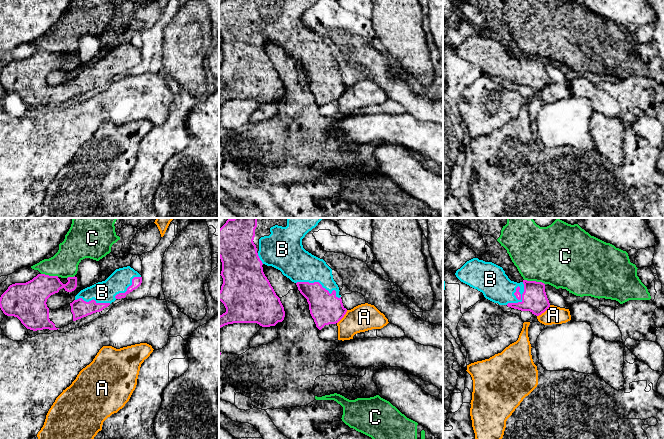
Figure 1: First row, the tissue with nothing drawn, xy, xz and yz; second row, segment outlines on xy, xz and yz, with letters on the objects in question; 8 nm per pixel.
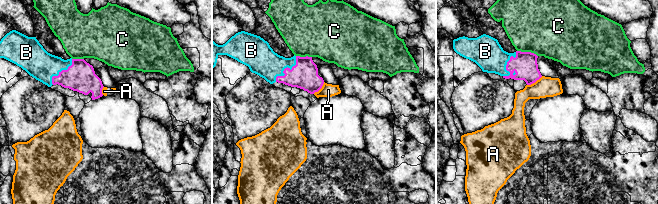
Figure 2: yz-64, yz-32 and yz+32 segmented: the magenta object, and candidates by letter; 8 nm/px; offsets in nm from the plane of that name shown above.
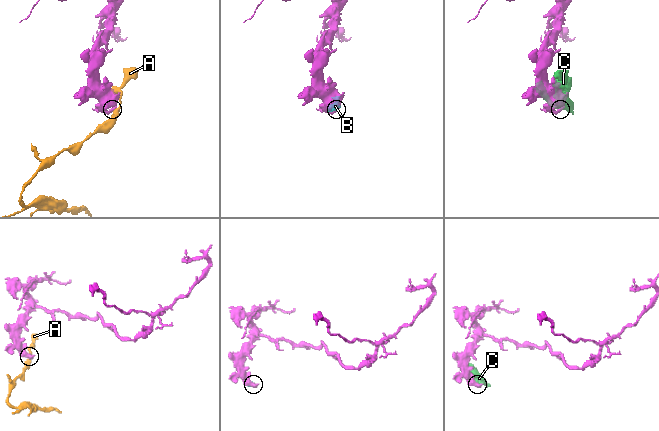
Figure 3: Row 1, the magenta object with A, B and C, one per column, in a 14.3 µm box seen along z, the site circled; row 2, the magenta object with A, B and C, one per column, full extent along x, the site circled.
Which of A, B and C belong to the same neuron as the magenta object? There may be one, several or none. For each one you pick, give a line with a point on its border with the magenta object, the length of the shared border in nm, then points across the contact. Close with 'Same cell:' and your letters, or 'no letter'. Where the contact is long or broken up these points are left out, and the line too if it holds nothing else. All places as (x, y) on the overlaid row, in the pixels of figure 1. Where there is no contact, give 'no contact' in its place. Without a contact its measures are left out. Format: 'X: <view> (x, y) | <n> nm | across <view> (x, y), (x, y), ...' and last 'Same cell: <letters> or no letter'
B: yz (520, 298) | 240 nm
Same cell: B

